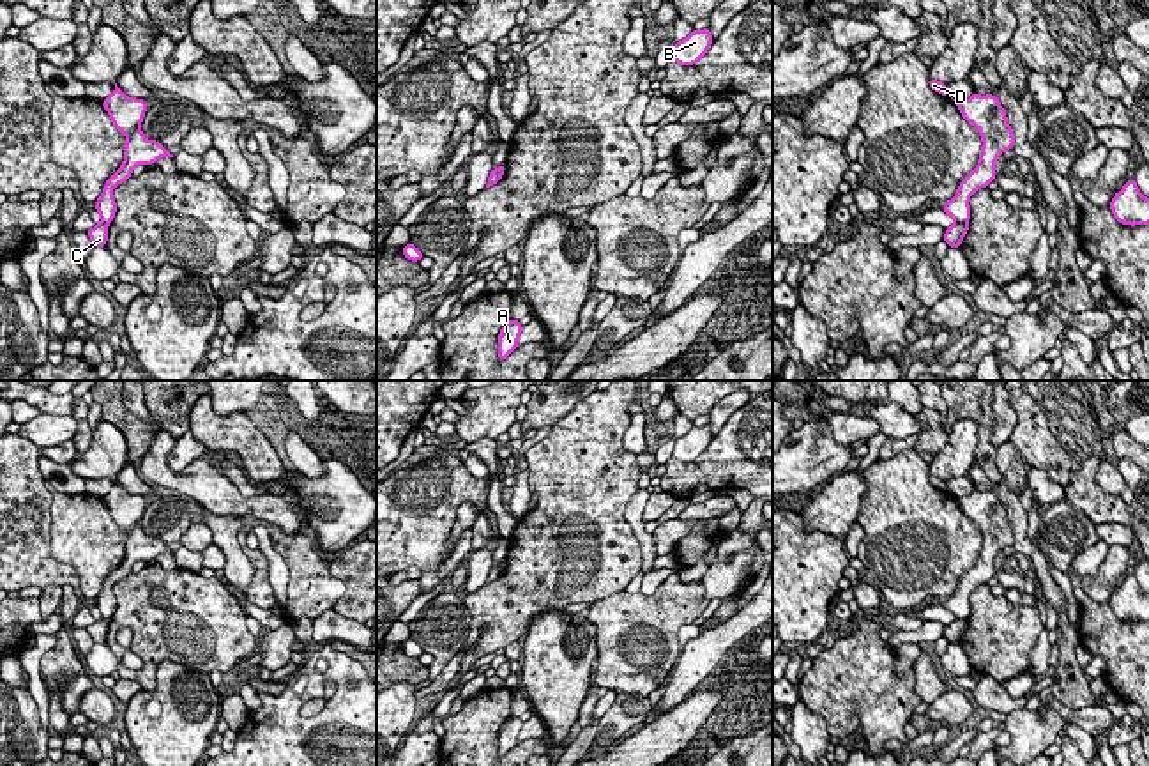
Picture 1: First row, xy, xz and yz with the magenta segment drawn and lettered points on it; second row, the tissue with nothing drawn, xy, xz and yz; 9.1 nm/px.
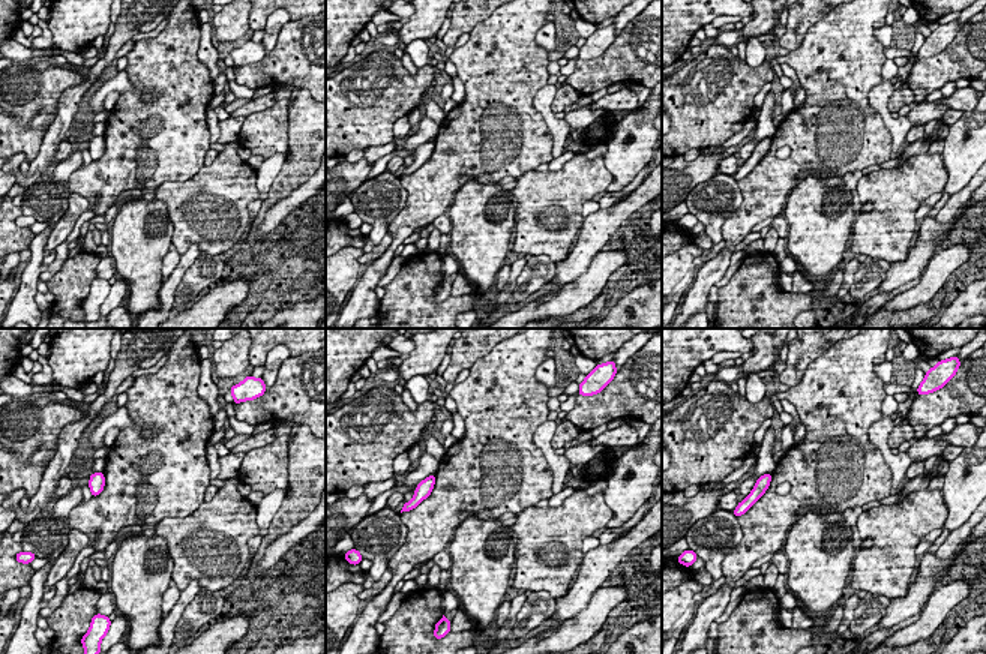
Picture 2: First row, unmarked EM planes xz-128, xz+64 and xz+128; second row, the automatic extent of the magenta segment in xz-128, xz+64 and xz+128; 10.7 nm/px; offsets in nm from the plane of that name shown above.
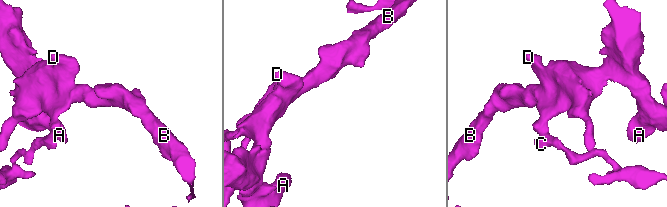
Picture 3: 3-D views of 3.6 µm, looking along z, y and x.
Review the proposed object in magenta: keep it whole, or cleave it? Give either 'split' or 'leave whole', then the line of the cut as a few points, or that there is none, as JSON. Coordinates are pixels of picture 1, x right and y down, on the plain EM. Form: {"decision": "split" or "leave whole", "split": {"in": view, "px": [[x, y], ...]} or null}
{"decision": "split", "split": {"in": "yz", "px": [[957, 618], [966, 620]]}}

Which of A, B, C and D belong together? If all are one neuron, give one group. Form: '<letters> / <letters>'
A B D / C

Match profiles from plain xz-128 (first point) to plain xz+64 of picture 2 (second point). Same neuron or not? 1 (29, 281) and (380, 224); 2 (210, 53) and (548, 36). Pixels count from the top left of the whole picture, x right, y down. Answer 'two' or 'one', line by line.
1: one
2: one

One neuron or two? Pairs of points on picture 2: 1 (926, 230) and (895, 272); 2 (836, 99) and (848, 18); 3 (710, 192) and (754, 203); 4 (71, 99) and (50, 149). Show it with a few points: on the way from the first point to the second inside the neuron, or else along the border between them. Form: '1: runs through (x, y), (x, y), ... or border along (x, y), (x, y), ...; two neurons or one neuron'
1: runs through (925, 242), (920, 252), (907, 266); one neuron
2: runs through (836, 80), (839, 51), (845, 38); one neuron
3: border along (737, 182), (742, 203), (724, 222), (722, 228); two neurons
4: runs through (68, 111), (53, 137); one neuron

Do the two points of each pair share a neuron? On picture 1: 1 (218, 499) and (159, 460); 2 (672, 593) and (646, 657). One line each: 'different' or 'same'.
1: same
2: same

